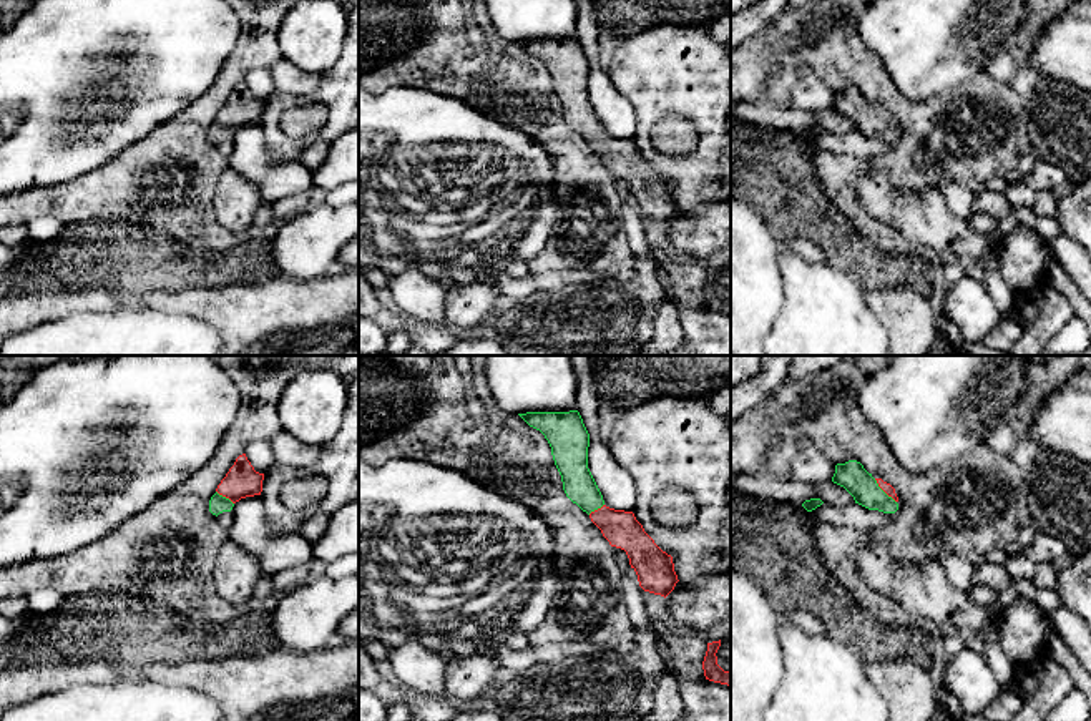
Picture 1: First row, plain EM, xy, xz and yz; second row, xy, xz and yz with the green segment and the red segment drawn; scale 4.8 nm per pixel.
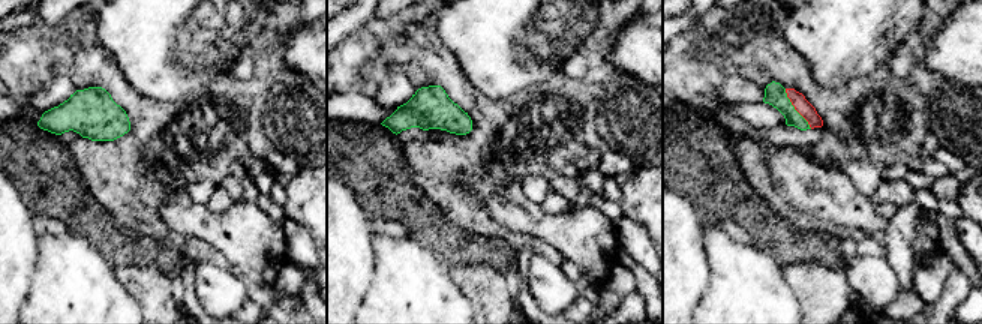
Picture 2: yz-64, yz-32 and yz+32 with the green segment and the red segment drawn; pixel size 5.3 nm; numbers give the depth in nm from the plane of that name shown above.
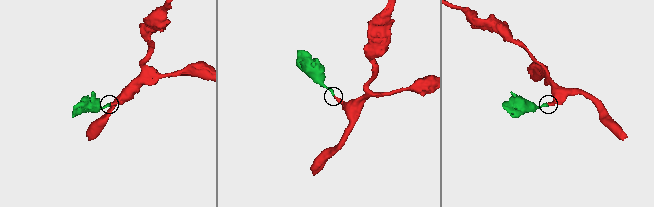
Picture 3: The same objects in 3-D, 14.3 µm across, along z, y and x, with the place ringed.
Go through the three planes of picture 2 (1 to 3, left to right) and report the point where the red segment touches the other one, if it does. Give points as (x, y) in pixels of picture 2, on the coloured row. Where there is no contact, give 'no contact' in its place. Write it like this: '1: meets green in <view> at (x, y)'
1: no contact
2: no contact
3: meets green in yz+32 at (793, 108)

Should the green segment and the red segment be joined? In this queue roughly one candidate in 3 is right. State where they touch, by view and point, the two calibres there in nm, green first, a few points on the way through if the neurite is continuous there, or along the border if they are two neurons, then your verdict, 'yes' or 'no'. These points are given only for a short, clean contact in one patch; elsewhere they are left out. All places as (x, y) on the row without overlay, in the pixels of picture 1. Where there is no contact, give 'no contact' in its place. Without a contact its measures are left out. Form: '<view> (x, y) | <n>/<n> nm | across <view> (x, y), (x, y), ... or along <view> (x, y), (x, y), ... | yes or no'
yz (882, 118) | 140/50 nm | across yz (851, 103), (865, 118), (882, 118), (884, 113) | yes

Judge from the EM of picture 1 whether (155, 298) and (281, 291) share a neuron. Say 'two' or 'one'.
one

